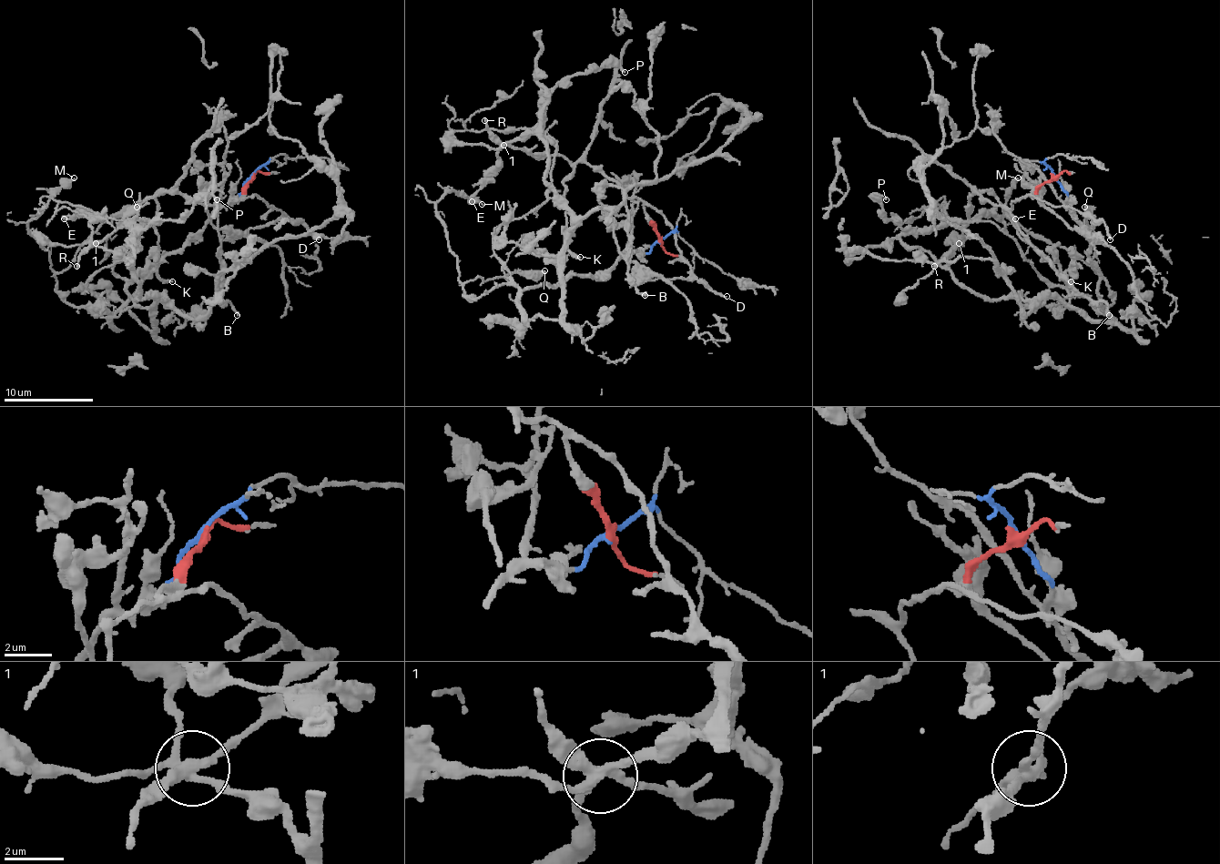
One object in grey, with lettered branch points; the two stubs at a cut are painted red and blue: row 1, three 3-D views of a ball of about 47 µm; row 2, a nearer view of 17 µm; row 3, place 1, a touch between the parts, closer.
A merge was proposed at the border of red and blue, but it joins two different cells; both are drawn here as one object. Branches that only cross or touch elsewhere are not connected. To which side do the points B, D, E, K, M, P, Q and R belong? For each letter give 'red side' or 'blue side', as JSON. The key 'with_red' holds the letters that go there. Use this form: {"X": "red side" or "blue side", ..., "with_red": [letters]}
{"B": "red side", "D": "red side", "E": "blue side", "K": "red side", "M": "blue side", "P": "blue side", "Q": "blue side", "R": "red side", "with_red": ["B", "D", "K", "R"]}

